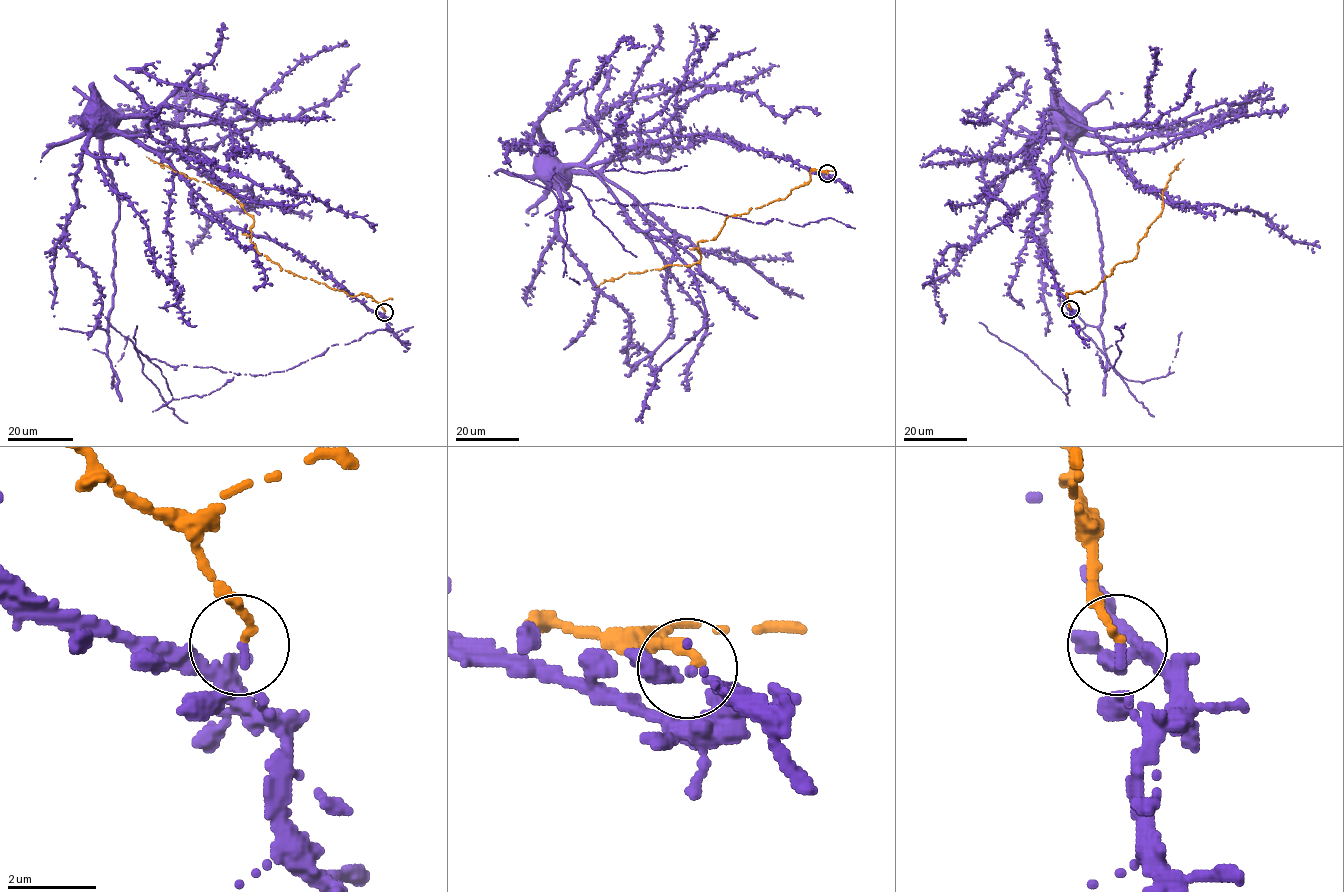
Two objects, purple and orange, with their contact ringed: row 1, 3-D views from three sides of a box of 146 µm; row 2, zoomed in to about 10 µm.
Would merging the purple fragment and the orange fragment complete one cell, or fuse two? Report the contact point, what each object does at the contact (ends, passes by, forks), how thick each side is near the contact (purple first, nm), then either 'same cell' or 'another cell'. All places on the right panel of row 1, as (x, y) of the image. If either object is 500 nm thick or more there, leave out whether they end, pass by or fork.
(1070, 309) | purple ends | orange ends | 180/180 nm | another cell

